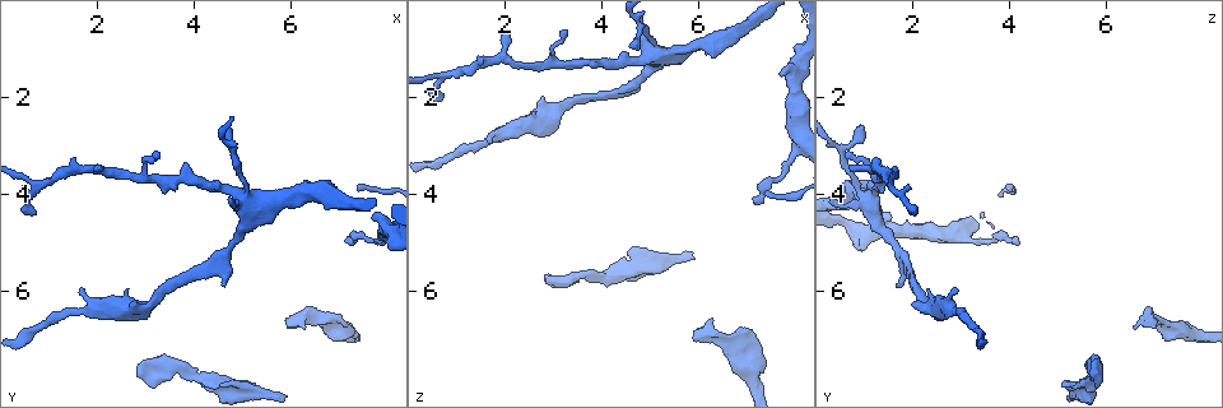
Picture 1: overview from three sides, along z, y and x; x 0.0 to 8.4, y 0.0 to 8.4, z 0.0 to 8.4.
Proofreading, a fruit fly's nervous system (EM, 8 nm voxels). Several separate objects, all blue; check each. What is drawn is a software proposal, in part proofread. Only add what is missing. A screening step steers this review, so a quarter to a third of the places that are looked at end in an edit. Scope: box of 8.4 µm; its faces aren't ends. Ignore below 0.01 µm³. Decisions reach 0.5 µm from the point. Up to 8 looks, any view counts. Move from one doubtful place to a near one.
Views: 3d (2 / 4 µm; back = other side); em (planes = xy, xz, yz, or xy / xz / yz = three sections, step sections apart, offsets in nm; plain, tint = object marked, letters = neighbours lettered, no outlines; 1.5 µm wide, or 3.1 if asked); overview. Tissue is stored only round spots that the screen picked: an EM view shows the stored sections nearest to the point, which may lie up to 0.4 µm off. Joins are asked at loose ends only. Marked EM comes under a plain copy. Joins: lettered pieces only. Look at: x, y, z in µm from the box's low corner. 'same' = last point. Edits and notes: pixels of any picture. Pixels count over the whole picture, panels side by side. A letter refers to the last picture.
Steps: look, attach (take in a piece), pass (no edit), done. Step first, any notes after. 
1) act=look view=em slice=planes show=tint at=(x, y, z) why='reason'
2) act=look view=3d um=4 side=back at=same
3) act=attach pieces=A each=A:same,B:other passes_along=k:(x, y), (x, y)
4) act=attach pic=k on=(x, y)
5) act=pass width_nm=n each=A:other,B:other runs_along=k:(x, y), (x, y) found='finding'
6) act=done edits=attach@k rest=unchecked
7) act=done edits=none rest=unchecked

act=look view=em slice=xy step=8 show=tint at=(7.25, 6.80, 7.05) why='free end'

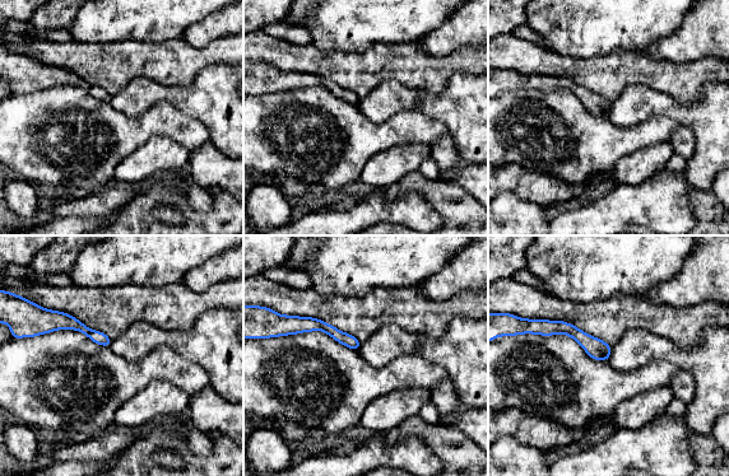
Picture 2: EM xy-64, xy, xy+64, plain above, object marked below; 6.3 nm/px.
act=look view=em slice=planes show=letters at=same why='cut it another way'

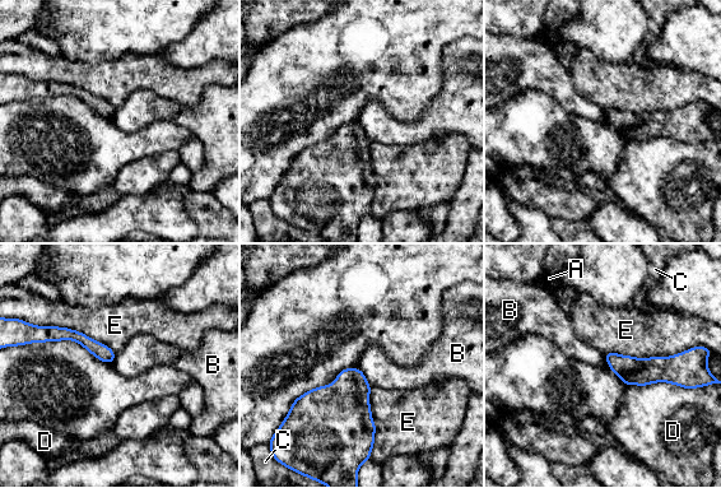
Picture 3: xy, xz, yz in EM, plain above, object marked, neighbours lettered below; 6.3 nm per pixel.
act=pass each=A:other,B:other,C:other,D:other,E:other border=3:(358, 367), (371, 385) found='no lettered piece goes on from it'

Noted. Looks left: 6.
act=look view=3d um=4 at=(2.80, 7.65, 5.70) why='an open end'

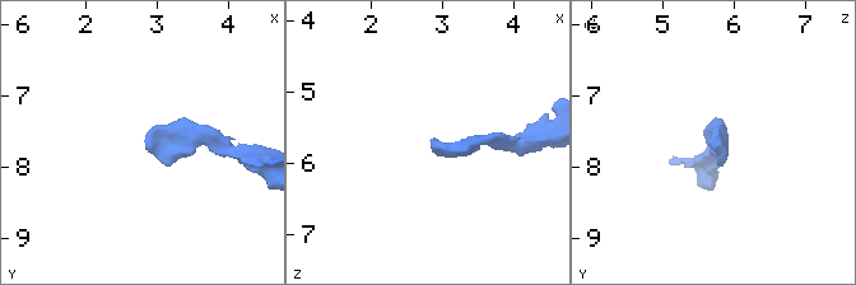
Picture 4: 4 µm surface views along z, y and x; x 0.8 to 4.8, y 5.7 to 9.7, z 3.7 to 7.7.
act=look view=em slice=planes show=letters at=(2.85, 7.70, 5.60)

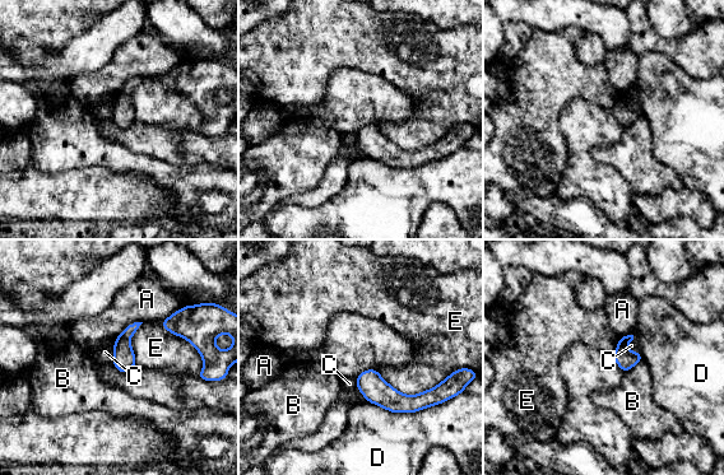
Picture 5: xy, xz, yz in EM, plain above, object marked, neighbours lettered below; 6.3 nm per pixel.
act=pass each=A:other,B:other,C:other,D:other,E:other border=5:(376, 371), (411, 395), (449, 376) found='no lettered piece goes on from it'

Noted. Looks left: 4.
act=look view=em slice=xy step=8 show=letters at=(4.60, 2.65, 1.00) why='branch stops here'

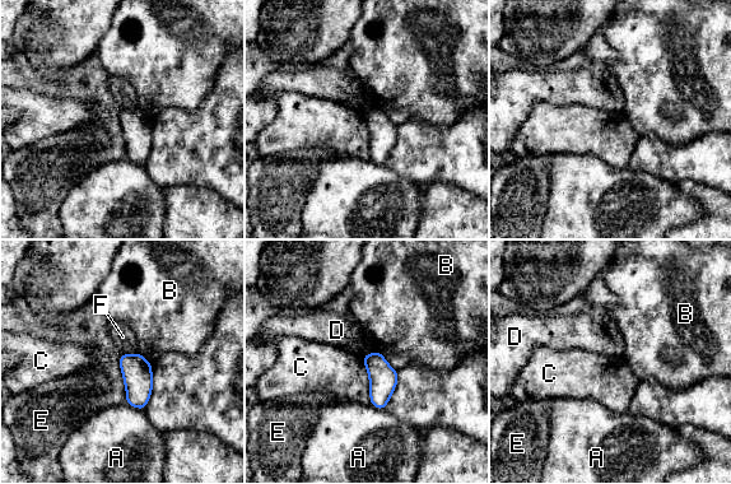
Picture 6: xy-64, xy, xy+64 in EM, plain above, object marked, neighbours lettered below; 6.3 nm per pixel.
act=look view=em slice=planes show=letters at=same

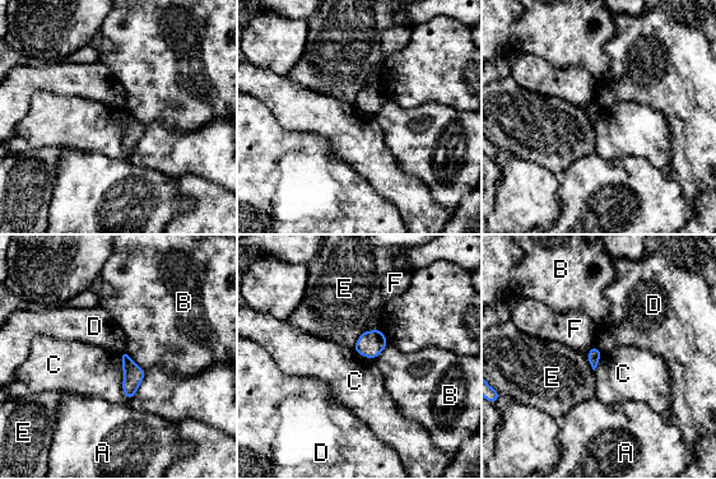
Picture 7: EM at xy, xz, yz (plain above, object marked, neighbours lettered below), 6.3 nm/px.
act=pass width_nm=80 each=A:other,B:other,C:other,D:other,E:other,F:other border=7:(117, 354), (130, 399) found='none of them fits'

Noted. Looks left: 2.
act=done edits=none rest=unchecked

